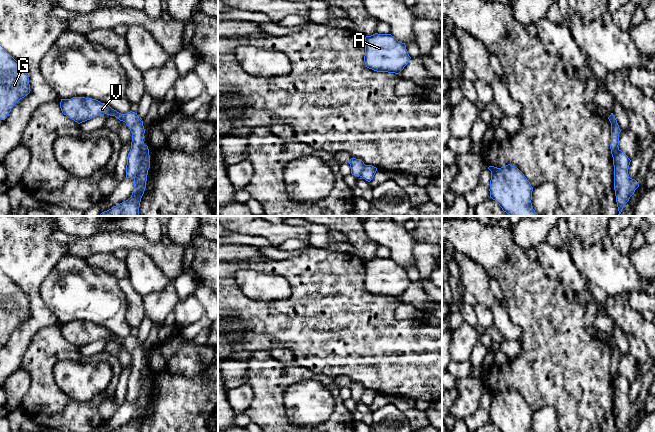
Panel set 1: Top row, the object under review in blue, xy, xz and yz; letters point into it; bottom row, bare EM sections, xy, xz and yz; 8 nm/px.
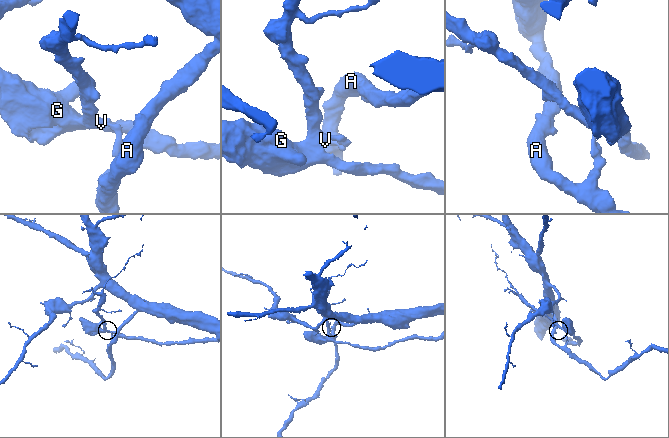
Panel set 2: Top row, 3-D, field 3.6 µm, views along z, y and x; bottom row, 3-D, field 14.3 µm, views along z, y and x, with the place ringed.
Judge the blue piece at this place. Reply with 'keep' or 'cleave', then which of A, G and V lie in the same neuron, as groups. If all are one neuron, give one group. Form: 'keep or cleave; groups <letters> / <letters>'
cleave; groups A / G V

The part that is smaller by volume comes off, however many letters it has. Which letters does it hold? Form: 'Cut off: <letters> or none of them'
Cut off: G, V

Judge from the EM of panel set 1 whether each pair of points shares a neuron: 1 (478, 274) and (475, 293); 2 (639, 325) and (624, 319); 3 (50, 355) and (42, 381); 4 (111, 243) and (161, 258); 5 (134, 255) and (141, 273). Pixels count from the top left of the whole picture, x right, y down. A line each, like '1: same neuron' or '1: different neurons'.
1: same neuron
2: same neuron
3: same neuron
4: same neuron
5: same neuron

